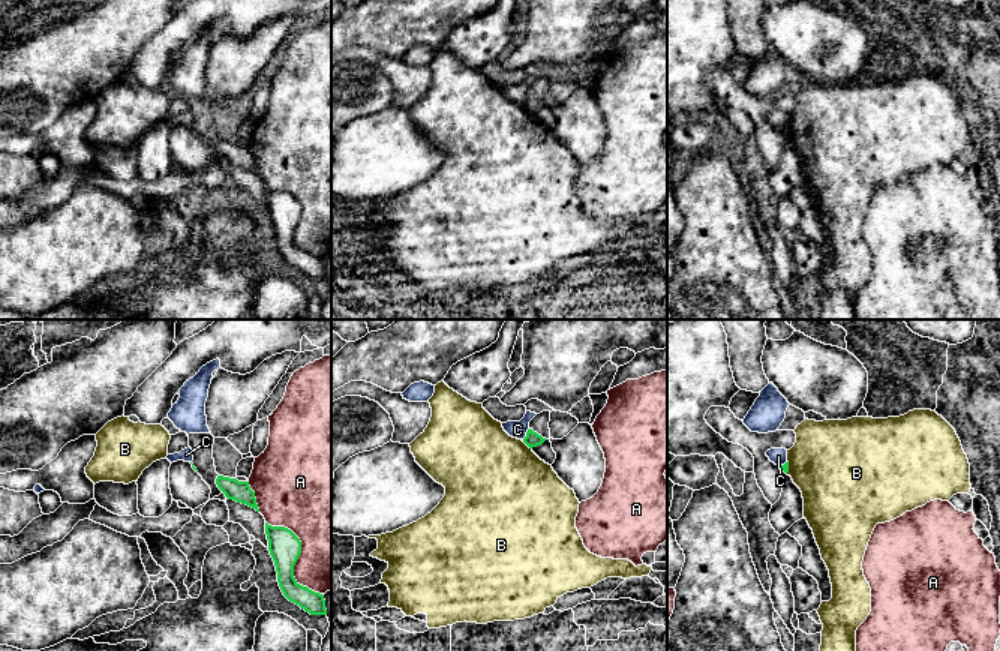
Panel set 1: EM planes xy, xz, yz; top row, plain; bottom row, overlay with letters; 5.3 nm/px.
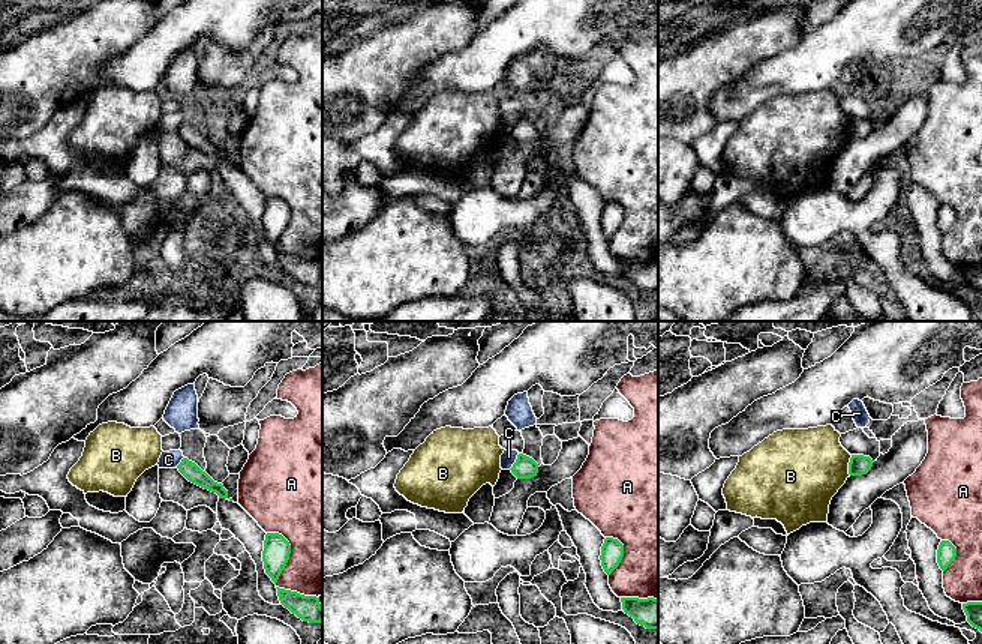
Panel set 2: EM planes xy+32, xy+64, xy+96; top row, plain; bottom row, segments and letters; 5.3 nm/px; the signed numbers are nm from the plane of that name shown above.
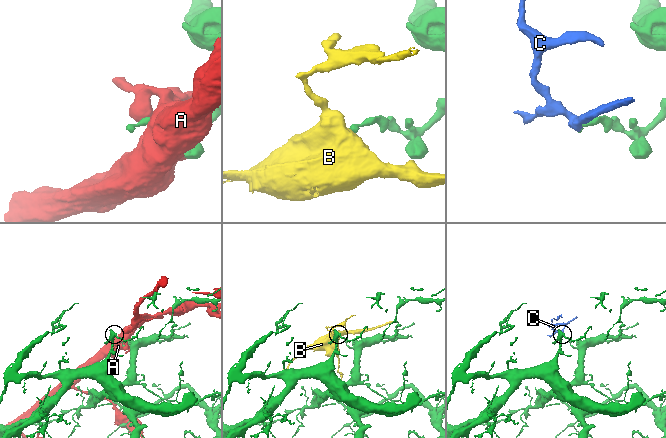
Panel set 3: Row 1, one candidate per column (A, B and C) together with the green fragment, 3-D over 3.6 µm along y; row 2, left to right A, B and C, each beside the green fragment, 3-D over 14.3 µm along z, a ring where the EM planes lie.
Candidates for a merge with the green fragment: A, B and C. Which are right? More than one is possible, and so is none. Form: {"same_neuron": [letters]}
{"same_neuron": []}

